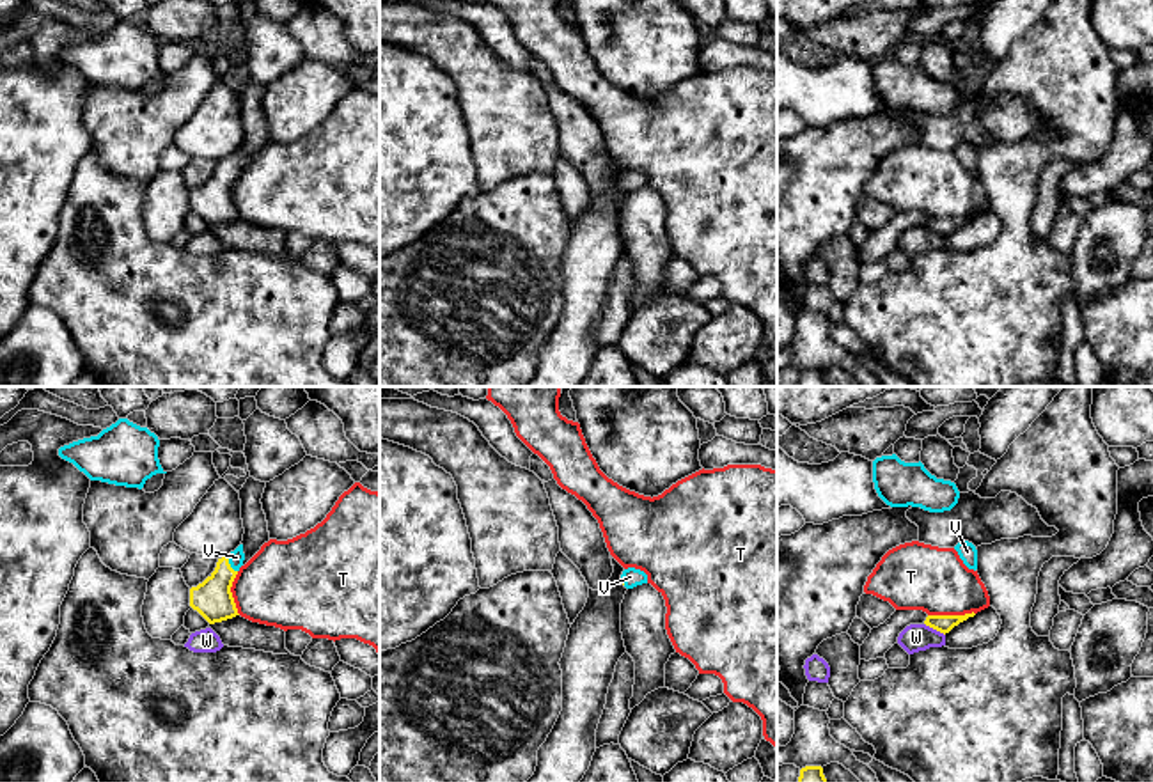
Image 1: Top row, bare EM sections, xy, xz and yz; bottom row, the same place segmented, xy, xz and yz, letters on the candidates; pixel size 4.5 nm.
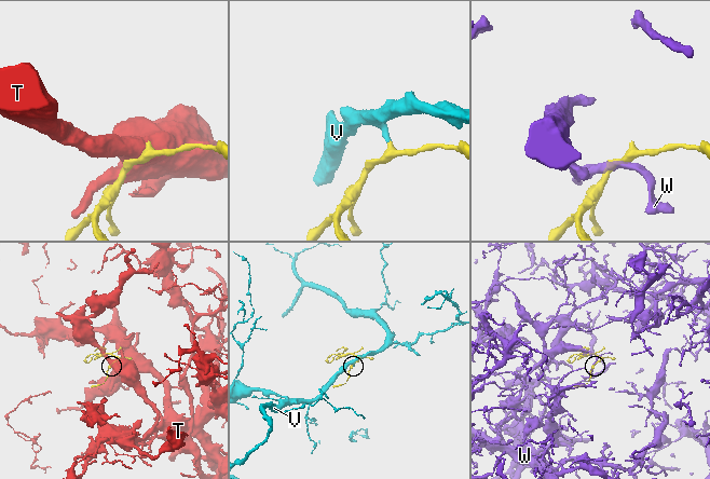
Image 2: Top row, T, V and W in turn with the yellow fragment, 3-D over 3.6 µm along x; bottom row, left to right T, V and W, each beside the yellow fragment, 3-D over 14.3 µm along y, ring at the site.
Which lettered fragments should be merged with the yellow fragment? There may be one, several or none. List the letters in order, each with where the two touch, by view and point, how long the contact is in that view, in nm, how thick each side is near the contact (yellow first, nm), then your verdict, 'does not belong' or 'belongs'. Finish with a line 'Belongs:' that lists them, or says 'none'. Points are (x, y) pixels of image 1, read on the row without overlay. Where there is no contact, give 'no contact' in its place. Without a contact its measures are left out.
T: yz (951, 218) | 220 nm | 80/300 nm | does not belong
V: xy (229, 167) | 90 nm | 180/70 nm | belongs
W: yz (935, 231) | 110 nm | 80/130 nm | does not belong
Belongs: V

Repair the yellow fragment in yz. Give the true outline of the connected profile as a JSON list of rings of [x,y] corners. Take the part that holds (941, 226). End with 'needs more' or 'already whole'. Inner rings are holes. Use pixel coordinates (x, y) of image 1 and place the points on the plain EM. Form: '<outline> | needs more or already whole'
[[[965,216],[965,218],[928,218],[924,227],[940,234],[949,236],[954,229],[967,223],[969,220],[974,220],[976,216]]] | already whole

